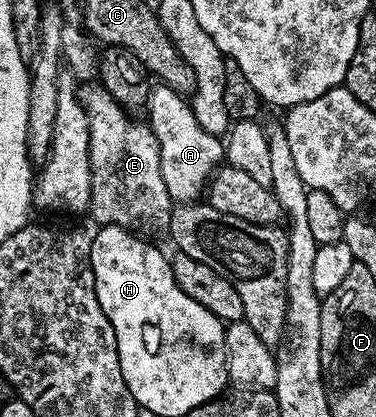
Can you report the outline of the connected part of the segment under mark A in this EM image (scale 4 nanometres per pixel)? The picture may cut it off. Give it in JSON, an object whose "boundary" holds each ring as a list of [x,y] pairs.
{"boundary":[[[157,83],[150,88],[147,112],[150,126],[157,139],[161,155],[161,175],[172,202],[191,203],[204,192],[205,182],[224,160],[224,142],[197,123],[190,102],[168,85]]]}

